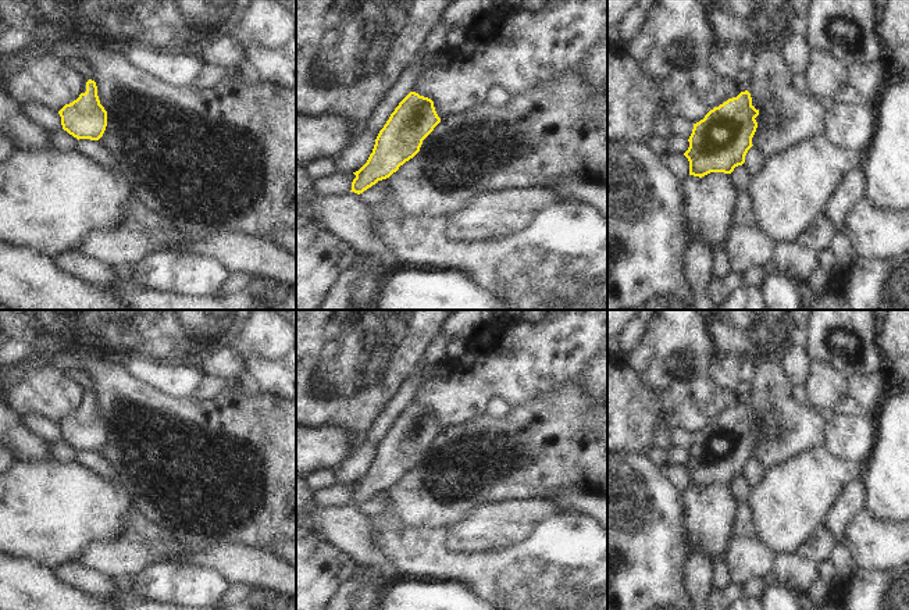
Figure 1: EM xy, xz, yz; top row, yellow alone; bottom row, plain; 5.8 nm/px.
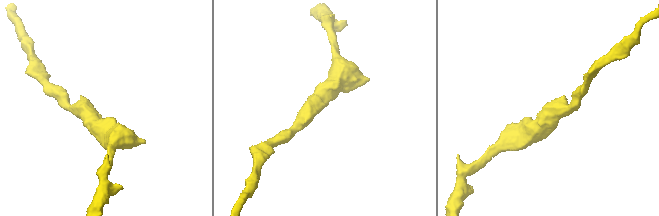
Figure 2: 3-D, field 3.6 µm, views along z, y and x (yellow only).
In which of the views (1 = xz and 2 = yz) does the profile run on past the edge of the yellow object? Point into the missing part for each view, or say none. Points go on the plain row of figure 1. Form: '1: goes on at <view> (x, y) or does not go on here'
1: does not go on here
2: does not go on here

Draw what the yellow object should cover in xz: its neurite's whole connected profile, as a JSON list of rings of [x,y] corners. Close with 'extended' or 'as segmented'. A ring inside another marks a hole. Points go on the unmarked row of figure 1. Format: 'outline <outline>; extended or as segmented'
outline [[[410,403],[379,442],[367,474],[353,484],[356,489],[350,503],[360,506],[389,489],[420,463],[423,452],[439,434],[434,413]]]; as segmented

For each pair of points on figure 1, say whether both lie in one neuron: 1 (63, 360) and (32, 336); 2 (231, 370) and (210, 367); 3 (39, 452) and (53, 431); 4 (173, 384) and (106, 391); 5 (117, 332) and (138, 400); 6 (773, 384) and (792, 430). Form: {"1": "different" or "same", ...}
{"1": "different", "2": "same", "3": "different", "4": "different", "5": "different", "6": "same"}

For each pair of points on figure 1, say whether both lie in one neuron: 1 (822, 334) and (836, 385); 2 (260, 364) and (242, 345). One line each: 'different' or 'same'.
1: different
2: different

